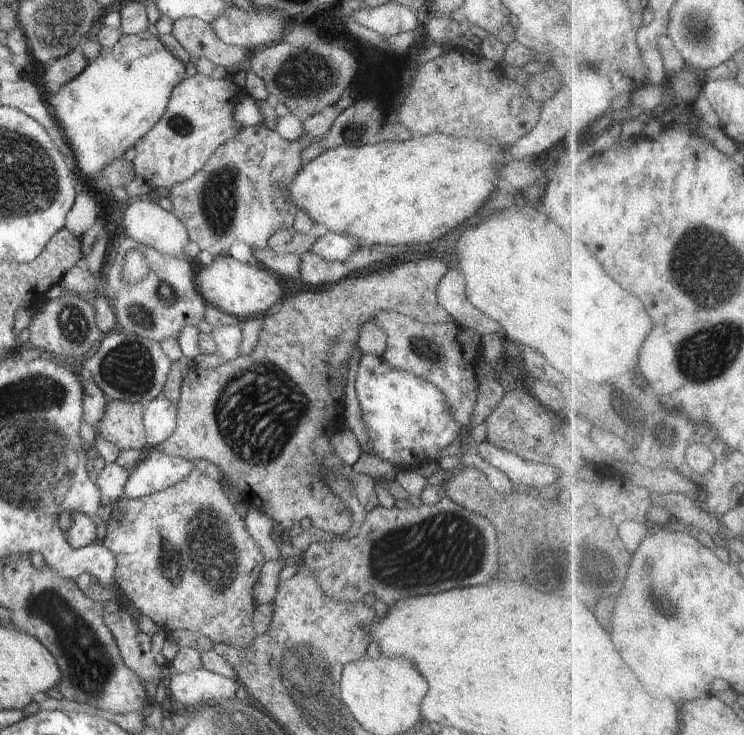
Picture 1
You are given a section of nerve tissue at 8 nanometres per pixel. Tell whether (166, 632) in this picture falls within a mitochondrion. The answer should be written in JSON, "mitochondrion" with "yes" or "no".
{"mitochondrion":"no"}

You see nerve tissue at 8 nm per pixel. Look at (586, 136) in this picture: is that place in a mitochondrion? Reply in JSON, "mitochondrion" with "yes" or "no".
{"mitochondrion":"no"}

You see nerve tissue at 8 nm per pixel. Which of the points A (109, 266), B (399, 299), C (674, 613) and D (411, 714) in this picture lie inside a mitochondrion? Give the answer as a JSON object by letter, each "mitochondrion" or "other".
{"A":"other","B":"other","C":"mitochondrion","D":"other"}

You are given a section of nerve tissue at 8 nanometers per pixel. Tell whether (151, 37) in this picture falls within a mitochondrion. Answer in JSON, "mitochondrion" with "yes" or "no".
{"mitochondrion":"no"}

